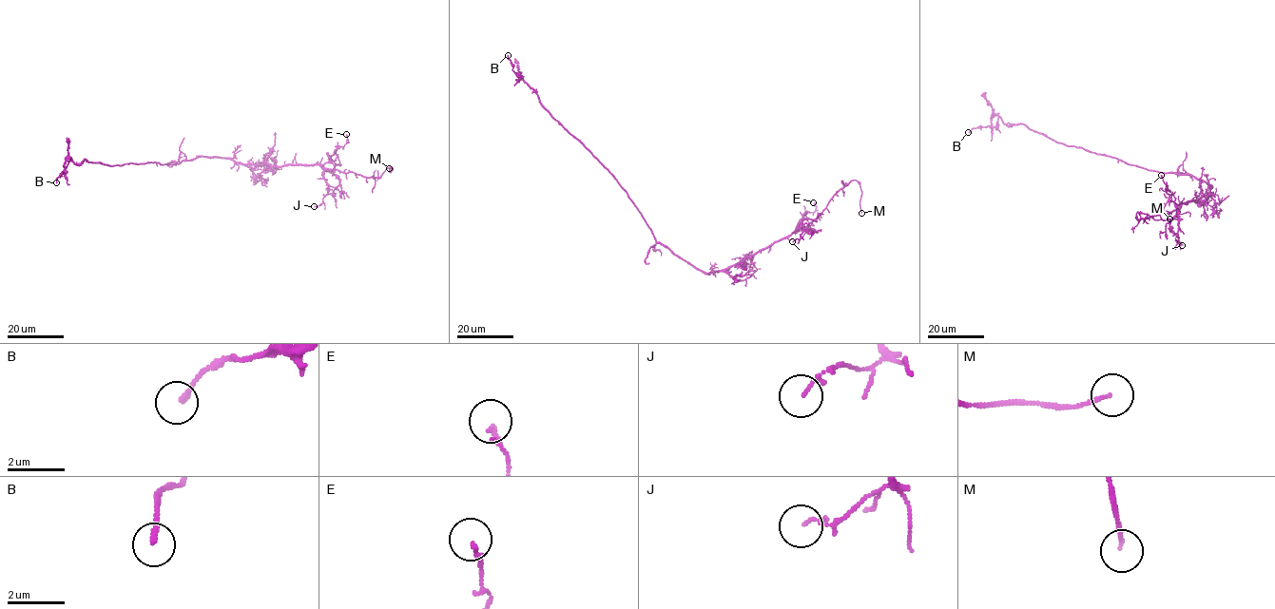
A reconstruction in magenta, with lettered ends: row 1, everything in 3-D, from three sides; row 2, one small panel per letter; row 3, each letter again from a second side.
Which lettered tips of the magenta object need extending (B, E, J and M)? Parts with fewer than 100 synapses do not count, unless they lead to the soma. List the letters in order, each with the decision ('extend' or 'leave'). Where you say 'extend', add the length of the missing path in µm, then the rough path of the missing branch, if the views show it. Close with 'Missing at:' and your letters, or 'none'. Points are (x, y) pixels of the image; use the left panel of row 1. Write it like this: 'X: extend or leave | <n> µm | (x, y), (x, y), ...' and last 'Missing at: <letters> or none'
B: leave
E: leave
J: leave
M: extend | 5 µm
Missing at: M

